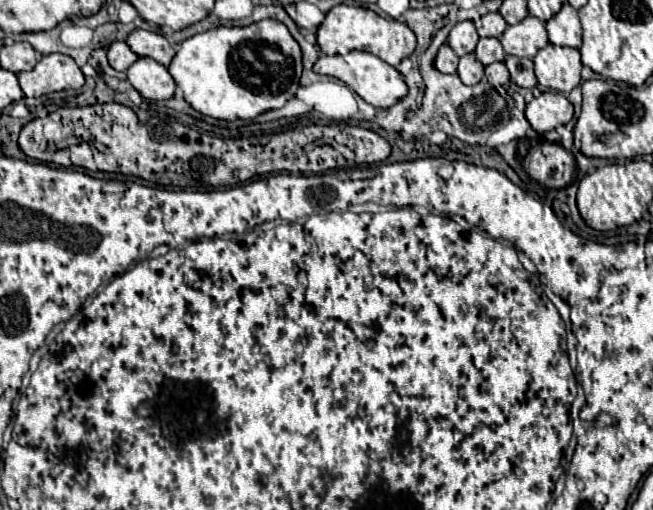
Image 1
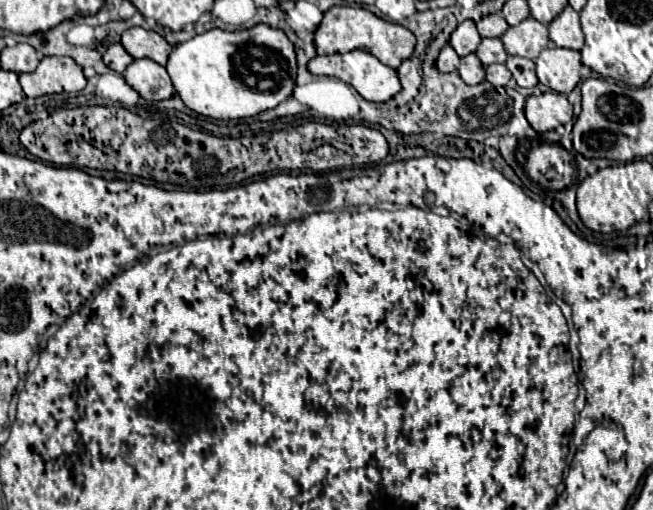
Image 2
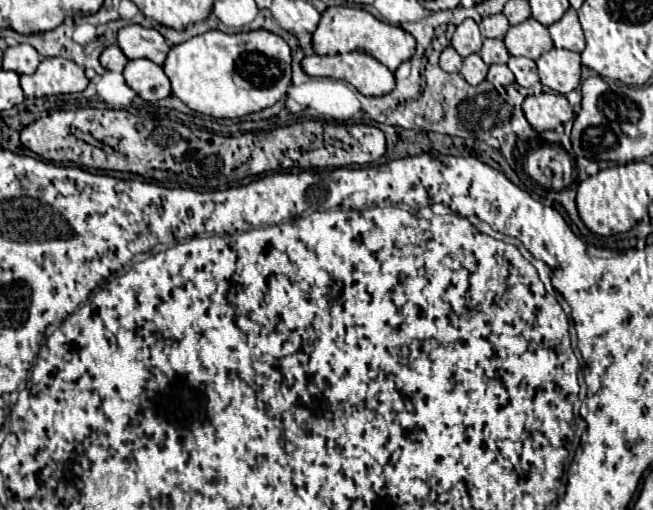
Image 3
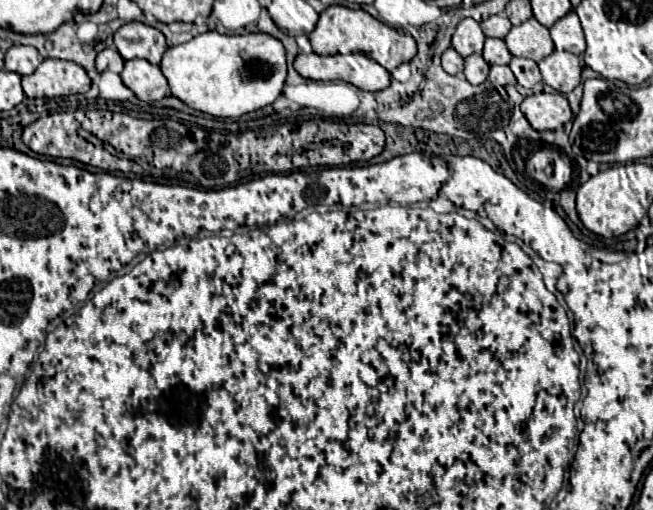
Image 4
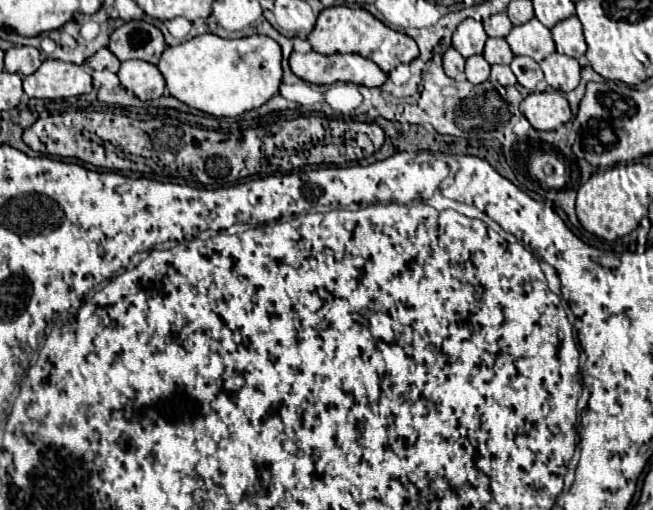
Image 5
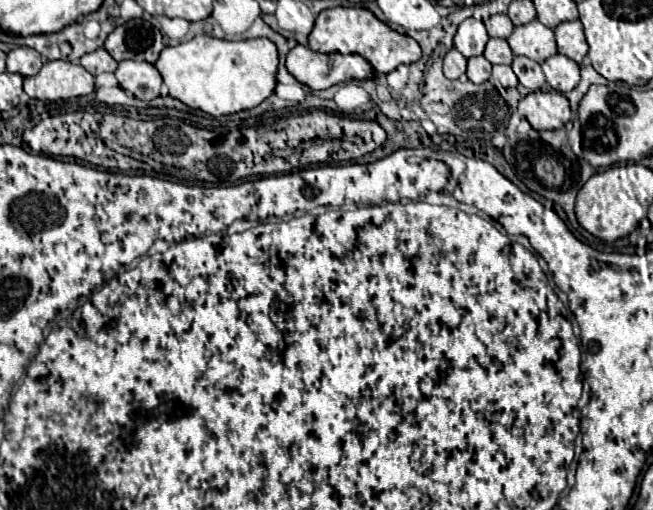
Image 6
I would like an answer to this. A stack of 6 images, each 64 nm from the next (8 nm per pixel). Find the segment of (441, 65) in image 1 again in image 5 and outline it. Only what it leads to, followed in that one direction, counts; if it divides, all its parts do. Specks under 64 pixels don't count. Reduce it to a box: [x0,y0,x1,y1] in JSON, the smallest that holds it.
[444,48,466,78]

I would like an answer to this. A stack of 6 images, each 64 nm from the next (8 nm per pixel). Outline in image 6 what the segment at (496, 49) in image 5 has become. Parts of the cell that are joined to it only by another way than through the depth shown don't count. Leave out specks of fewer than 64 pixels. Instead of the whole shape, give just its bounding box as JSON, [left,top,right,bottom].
[484,38,514,64]

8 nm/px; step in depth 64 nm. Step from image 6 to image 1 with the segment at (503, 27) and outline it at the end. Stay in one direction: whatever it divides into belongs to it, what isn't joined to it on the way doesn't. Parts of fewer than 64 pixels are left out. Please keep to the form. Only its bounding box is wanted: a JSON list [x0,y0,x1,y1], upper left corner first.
[476,12,506,38]

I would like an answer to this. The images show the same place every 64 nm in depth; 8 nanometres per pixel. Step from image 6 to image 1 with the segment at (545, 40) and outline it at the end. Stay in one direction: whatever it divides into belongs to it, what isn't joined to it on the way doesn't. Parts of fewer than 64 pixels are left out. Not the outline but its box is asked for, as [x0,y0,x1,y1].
[500,16,548,58]

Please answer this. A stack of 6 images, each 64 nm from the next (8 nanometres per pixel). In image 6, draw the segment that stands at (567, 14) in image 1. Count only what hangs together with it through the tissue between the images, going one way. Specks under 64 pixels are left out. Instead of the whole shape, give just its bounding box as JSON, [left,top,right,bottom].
[554,20,588,64]

